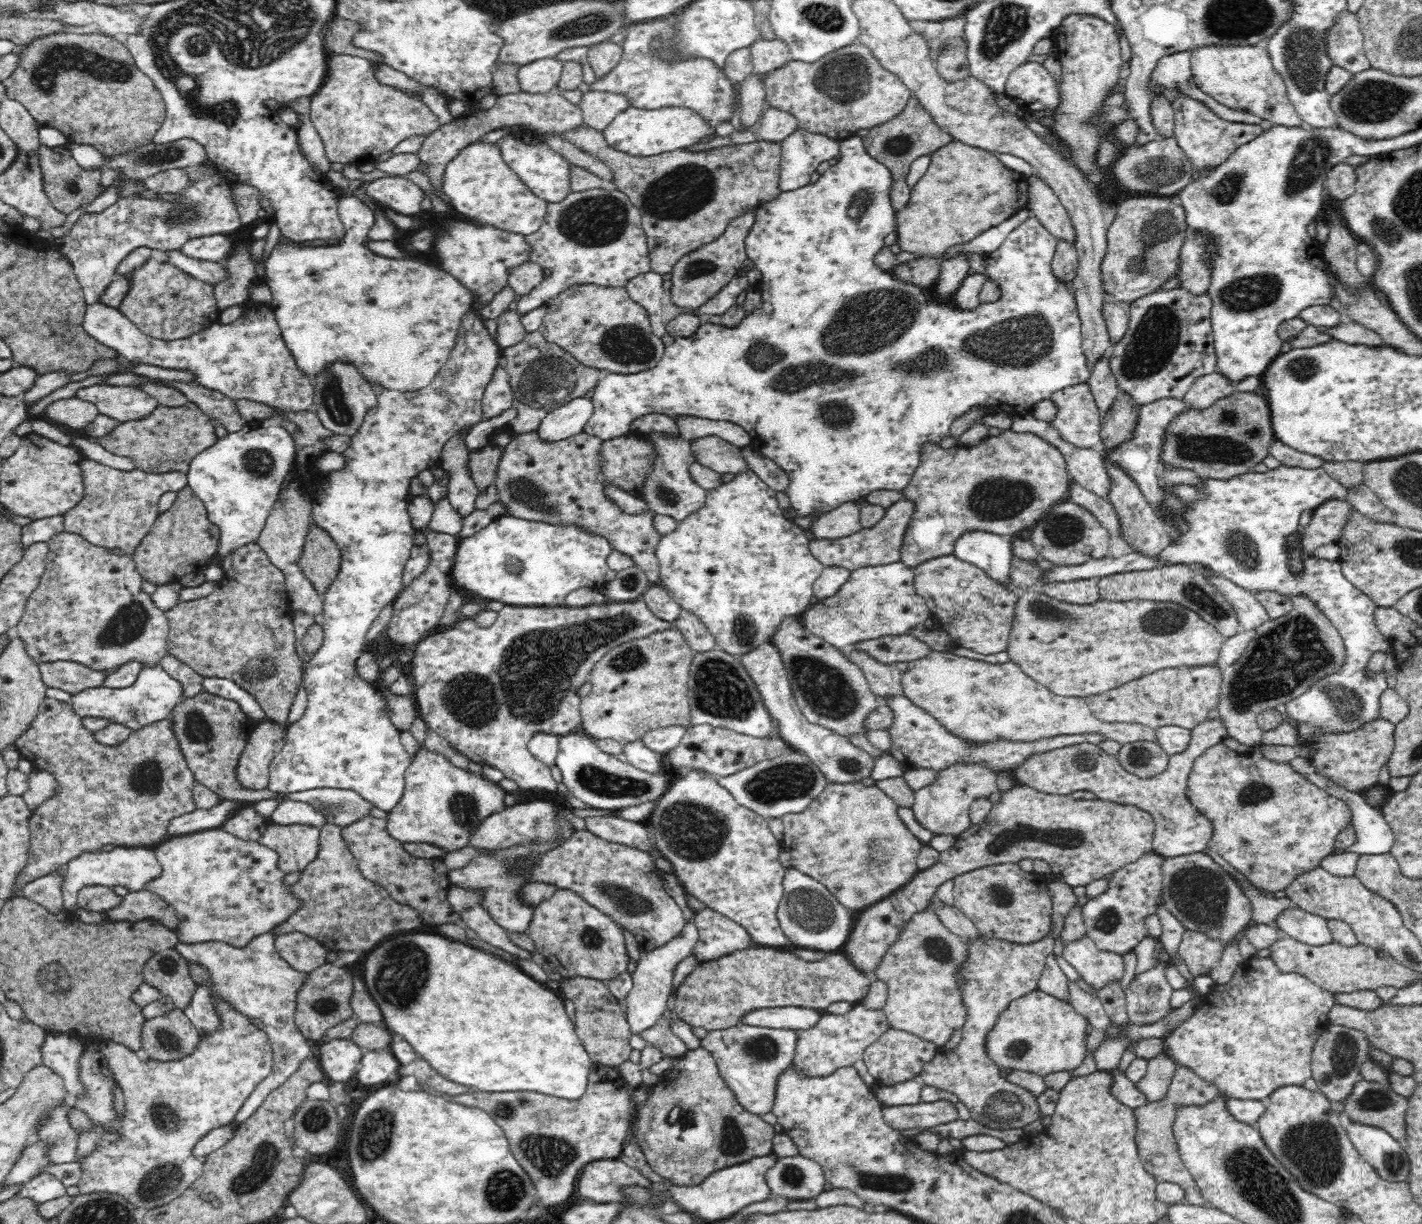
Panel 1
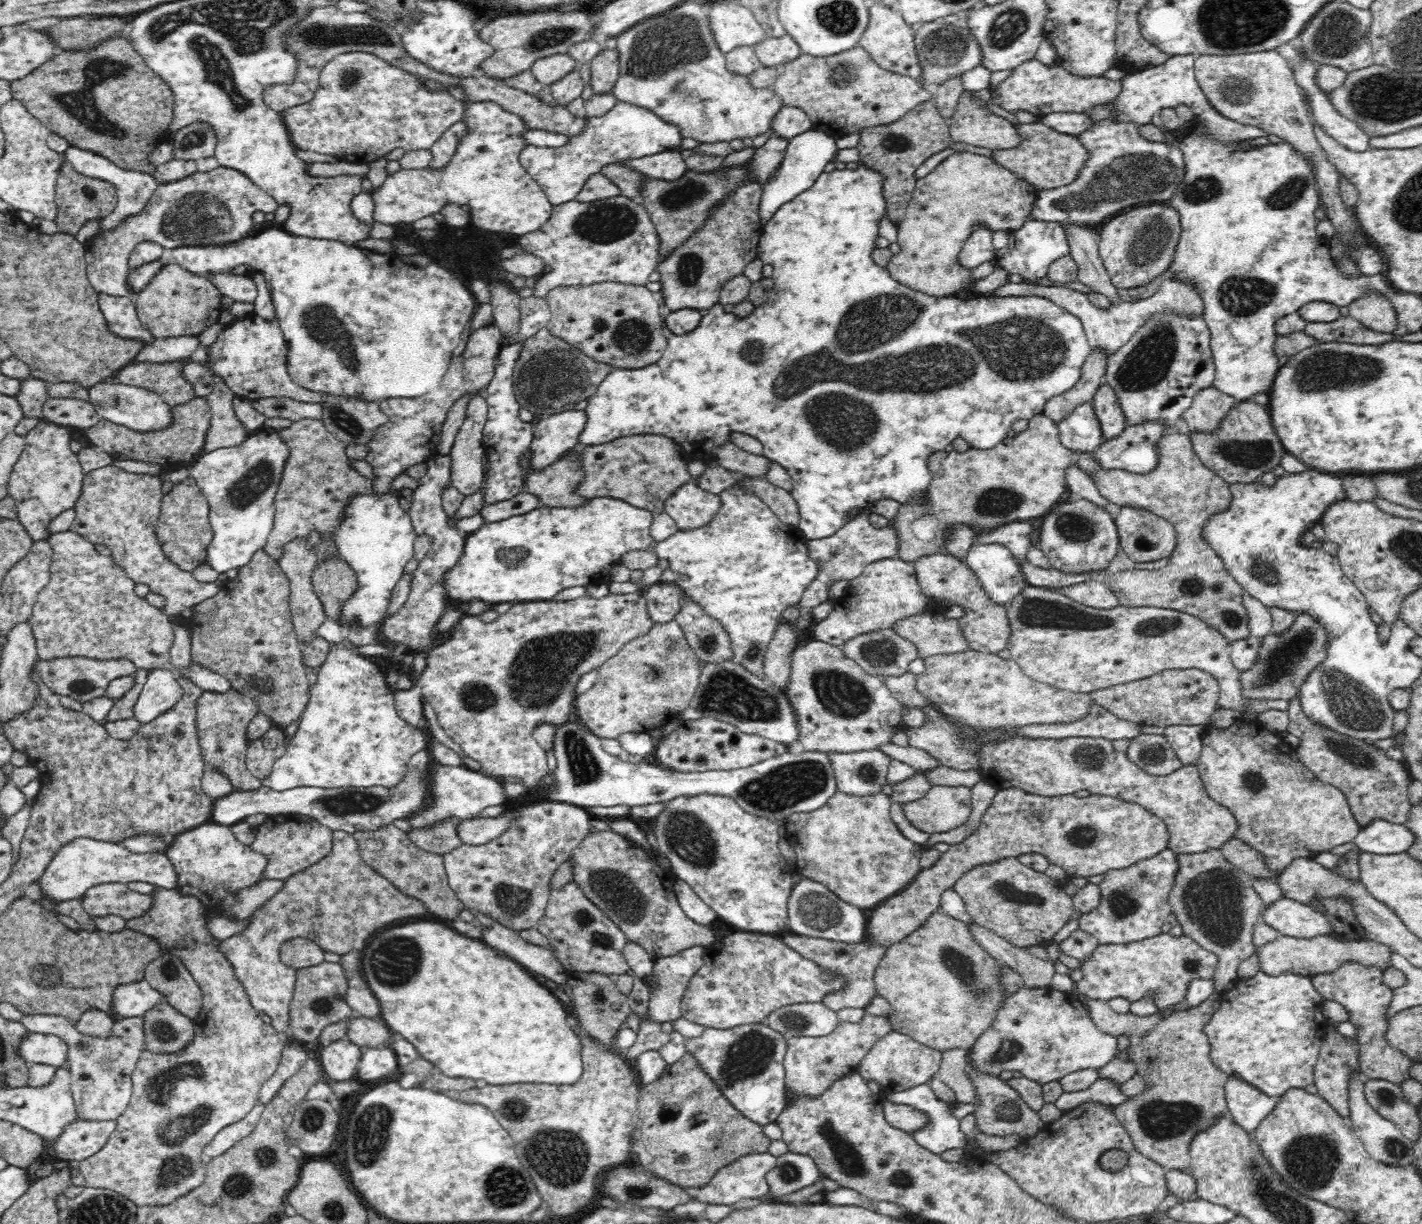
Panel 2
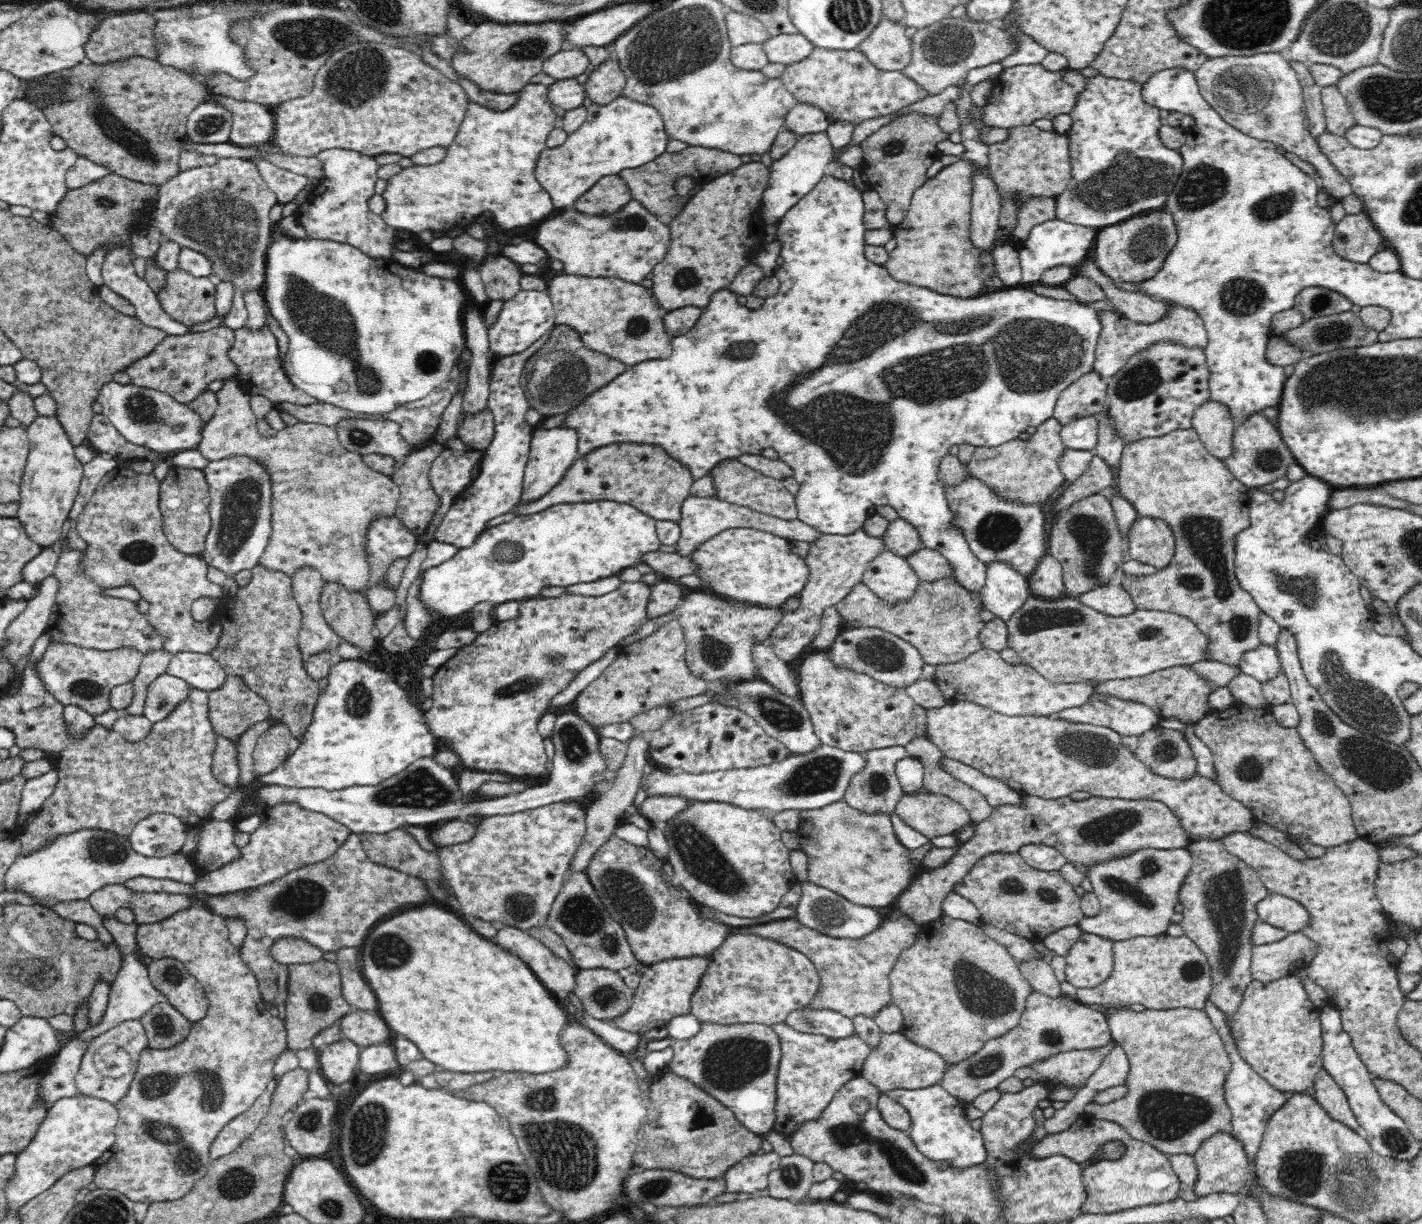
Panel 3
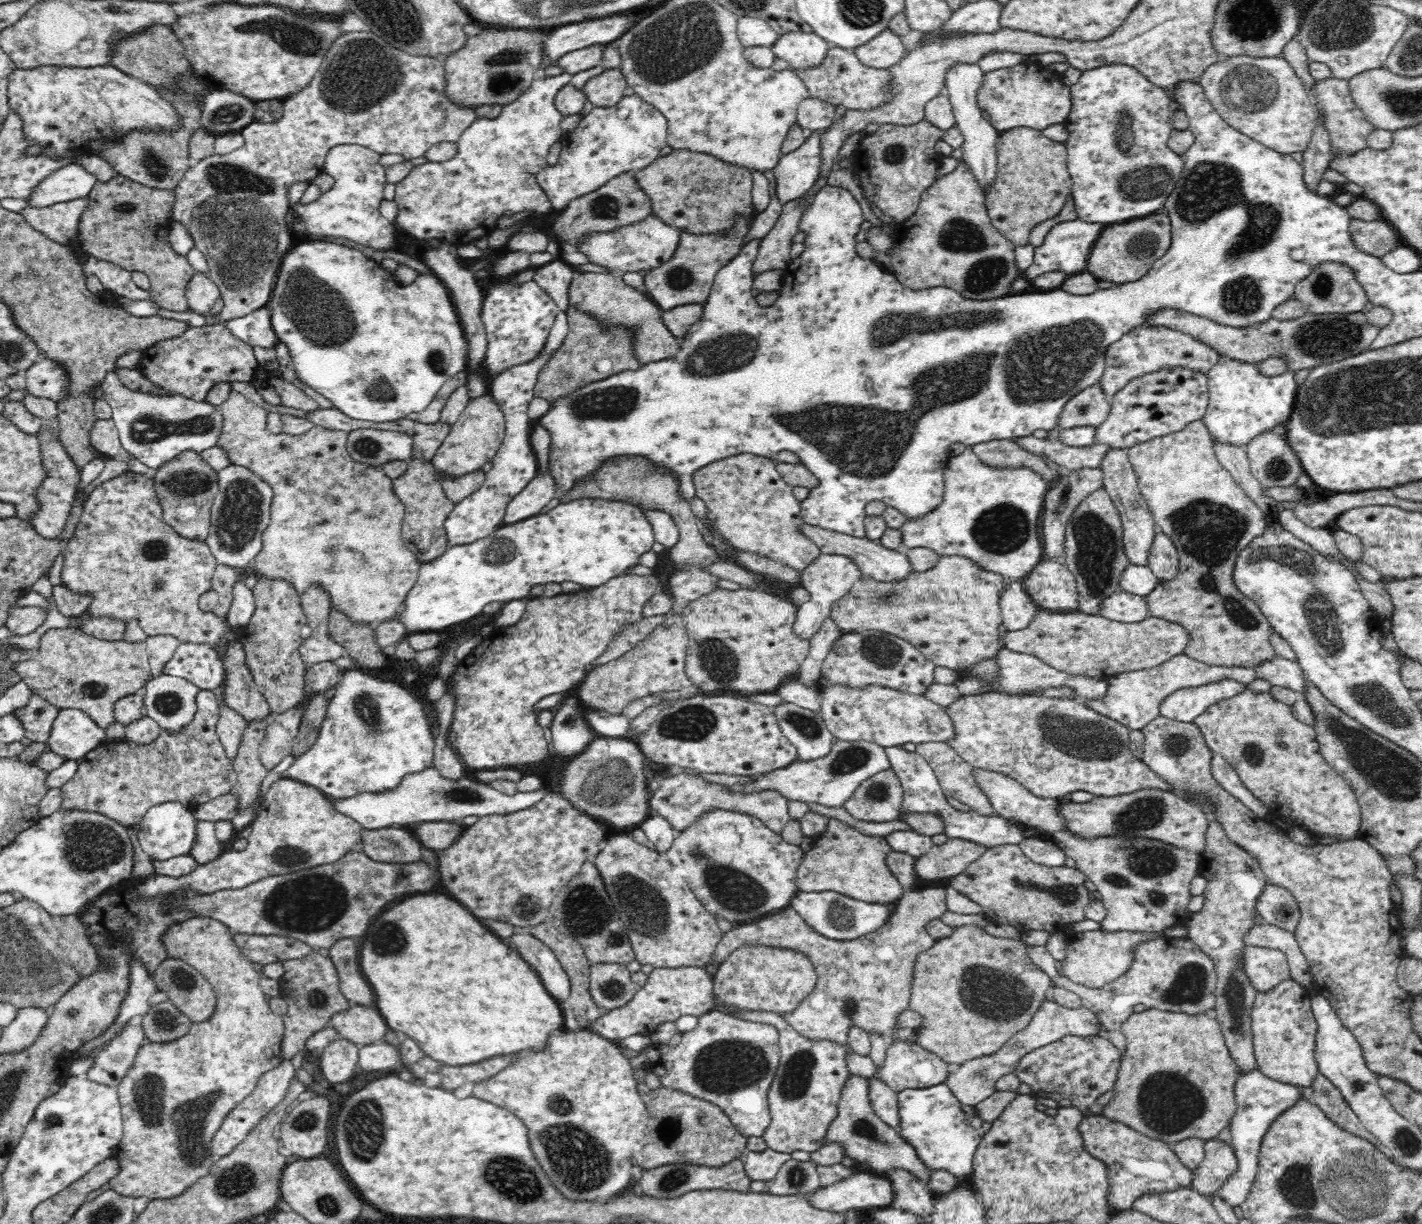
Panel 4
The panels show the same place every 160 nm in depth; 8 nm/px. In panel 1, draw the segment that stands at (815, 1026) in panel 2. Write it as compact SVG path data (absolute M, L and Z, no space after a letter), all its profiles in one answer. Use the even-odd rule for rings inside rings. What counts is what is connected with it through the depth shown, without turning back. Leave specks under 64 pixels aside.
M800 1006L763 1008L746 1013L742 1024L799 1032L815 1027L824 1014L823 1010Z

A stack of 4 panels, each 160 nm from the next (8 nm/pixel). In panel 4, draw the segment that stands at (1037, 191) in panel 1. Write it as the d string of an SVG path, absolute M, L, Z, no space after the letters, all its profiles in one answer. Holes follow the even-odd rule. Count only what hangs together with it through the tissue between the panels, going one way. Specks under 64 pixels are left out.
M1164 309L1156 313L1148 322L1149 326L1167 326L1180 333L1189 334L1196 340L1210 346L1219 358L1258 364L1268 357L1286 361L1287 374L1304 368L1313 369L1320 365L1340 362L1368 351L1378 336L1378 326L1368 322L1364 312L1352 314L1312 314L1306 313L1294 320L1268 318L1266 322L1256 322L1248 326L1226 326L1209 318L1185 313L1174 309Z

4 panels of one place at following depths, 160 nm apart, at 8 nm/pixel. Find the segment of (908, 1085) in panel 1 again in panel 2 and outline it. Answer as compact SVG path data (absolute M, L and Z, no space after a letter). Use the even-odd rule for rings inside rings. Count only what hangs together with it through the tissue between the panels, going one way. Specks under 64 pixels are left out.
M926 1083L923 1085L913 1086L908 1090L903 1090L897 1093L884 1093L886 1100L894 1102L896 1104L904 1104L912 1106L918 1111L928 1115L929 1122L920 1128L920 1130L915 1130L912 1133L914 1140L926 1150L940 1155L946 1150L952 1150L953 1148L962 1148L964 1154L977 1154L984 1156L984 1154L991 1152L986 1150L975 1137L973 1139L968 1139L966 1134L960 1129L960 1119L952 1114L951 1106L952 1102L946 1102L945 1100L940 1100L936 1094L933 1093L932 1083Z

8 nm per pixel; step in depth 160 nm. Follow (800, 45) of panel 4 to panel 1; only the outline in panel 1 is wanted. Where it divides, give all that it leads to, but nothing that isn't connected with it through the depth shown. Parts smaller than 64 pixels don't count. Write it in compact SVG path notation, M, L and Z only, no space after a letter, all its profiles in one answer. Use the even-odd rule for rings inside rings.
M761 38L749 47L755 74L765 73L784 66L791 60L790 47L780 39Z

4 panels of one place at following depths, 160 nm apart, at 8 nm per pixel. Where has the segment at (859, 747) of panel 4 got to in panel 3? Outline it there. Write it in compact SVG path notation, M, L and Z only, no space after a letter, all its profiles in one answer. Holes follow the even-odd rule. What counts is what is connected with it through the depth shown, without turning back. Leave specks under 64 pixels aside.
M824 744L808 754L790 754L780 762L747 769L721 770L704 774L690 774L679 771L665 772L654 769L648 778L643 778L643 787L647 788L649 796L652 796L652 794L679 794L696 801L725 802L734 806L741 806L746 810L758 810L761 812L768 810L774 814L782 812L782 810L788 810L788 808L796 808L796 810L801 811L816 810L842 801L852 777L865 769L866 765L865 753L842 750Z

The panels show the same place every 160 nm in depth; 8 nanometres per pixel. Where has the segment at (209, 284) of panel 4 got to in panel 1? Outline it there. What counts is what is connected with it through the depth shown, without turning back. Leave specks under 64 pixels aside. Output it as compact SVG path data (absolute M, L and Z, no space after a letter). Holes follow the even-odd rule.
M155 259L147 260L131 273L131 289L118 307L144 334L165 341L188 338L196 332L206 330L211 324L219 322L222 311L217 305L212 285L194 278L169 261L159 262Z

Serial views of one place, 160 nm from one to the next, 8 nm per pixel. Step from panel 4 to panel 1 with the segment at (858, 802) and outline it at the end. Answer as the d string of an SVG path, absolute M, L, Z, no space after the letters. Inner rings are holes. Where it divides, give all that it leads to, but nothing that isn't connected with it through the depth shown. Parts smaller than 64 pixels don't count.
M772 642L758 646L756 650L741 656L741 663L748 674L755 680L766 708L770 711L772 720L778 727L778 736L795 750L801 750L824 773L828 782L836 784L861 783L870 778L875 758L854 746L846 737L840 736L824 726L816 726L802 714L793 695L791 682L785 669L779 650Z

